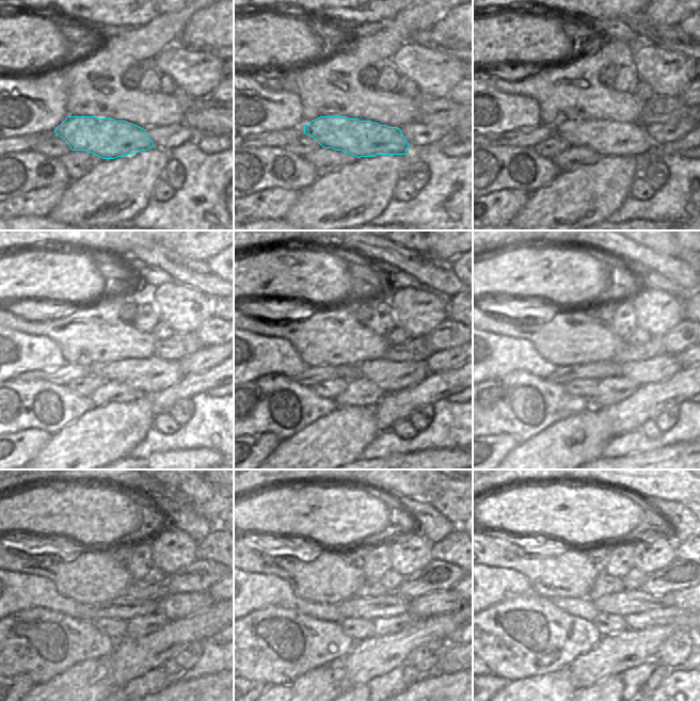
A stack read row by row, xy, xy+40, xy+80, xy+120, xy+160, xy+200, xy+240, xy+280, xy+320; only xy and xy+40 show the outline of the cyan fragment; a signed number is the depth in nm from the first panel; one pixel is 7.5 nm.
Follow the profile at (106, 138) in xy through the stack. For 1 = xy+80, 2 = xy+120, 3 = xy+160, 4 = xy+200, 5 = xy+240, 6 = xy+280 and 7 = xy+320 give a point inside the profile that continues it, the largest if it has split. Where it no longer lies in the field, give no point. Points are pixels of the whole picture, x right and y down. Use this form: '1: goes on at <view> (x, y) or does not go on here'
1: goes on at xy+80 (607, 138)
2: goes on at xy+120 (152, 376)
3: goes on at xy+160 (392, 377)
4: goes on at xy+200 (661, 367)
5: goes on at xy+240 (173, 607)
6: goes on at xy+280 (433, 604)
7: goes on at xy+320 (673, 599)

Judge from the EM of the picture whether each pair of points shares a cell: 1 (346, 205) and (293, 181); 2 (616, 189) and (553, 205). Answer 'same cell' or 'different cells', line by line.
1: different cells
2: same cell

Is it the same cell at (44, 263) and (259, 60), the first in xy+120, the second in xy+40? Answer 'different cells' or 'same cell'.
same cell

